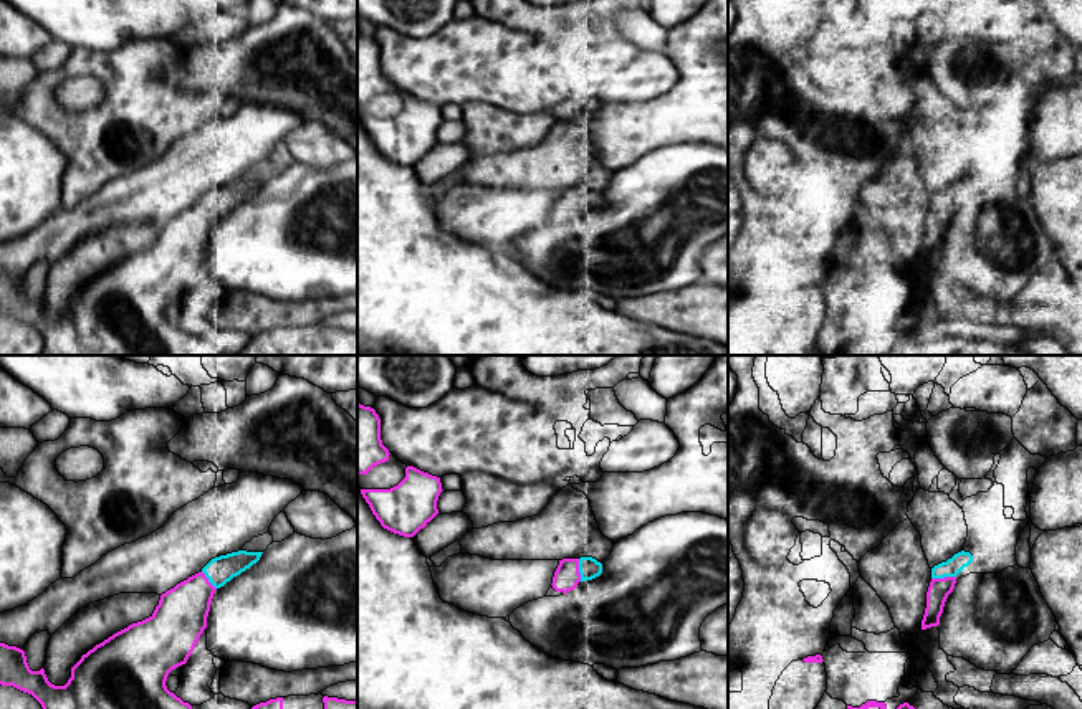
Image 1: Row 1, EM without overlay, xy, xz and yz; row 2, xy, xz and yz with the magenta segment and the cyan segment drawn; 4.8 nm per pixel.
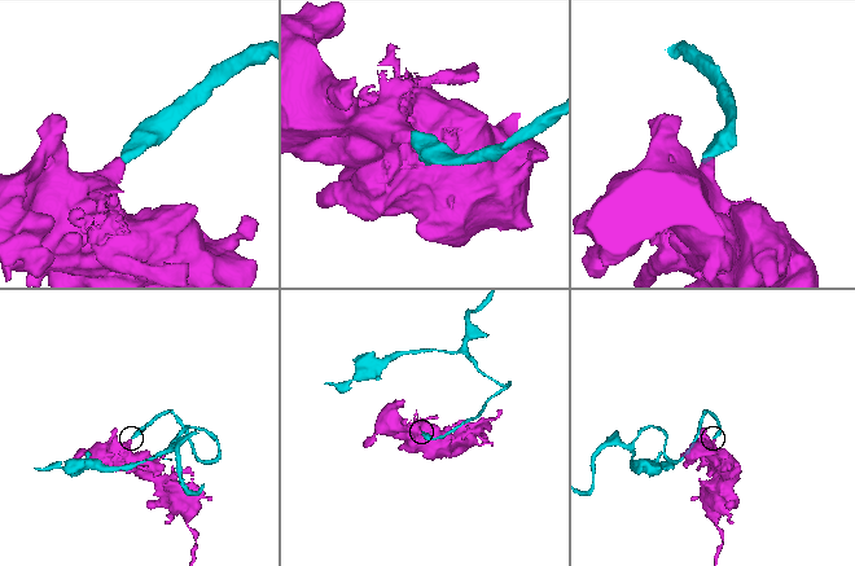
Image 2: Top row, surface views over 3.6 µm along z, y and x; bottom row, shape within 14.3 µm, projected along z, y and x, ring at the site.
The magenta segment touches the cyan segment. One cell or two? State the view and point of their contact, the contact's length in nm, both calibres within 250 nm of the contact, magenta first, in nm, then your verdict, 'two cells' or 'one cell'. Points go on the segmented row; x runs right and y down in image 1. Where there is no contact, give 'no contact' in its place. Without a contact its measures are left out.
yz (945, 577) | 120 nm | 110/90 nm | one cell

